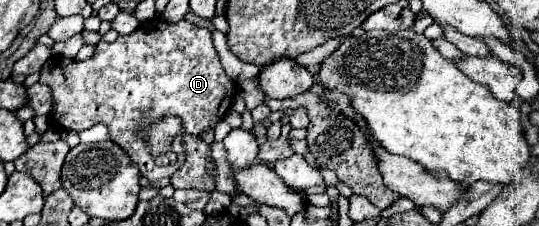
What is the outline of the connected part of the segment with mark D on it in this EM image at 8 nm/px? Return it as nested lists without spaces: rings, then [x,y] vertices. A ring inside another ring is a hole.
[[[152,18],[140,28],[128,36],[120,36],[116,42],[98,42],[96,52],[92,58],[86,58],[82,62],[74,62],[68,58],[58,58],[44,66],[40,70],[40,84],[50,86],[52,90],[52,112],[54,126],[62,126],[64,130],[86,130],[92,128],[98,122],[104,122],[110,128],[112,142],[116,142],[120,148],[124,148],[132,156],[132,162],[140,168],[140,174],[150,180],[160,180],[172,174],[172,170],[178,170],[184,163],[184,150],[182,150],[182,134],[198,136],[206,128],[214,128],[230,110],[232,98],[236,94],[236,82],[230,80],[220,64],[218,52],[212,44],[210,32],[206,28],[198,28],[184,22],[164,22],[162,18]],[[164,116],[178,116],[182,126],[180,134],[174,136],[172,150],[176,150],[178,160],[172,166],[156,166],[150,146],[146,144],[146,134],[154,122],[158,122]]]

